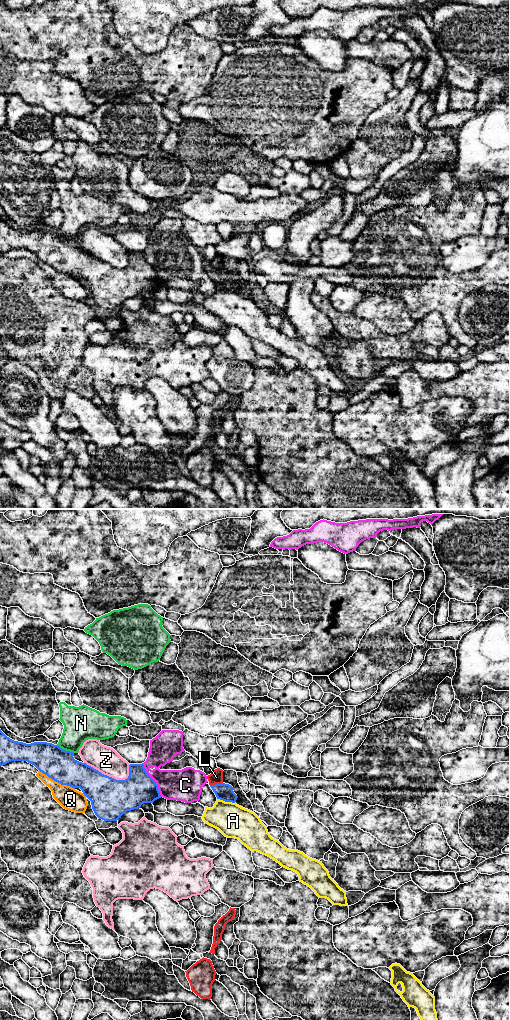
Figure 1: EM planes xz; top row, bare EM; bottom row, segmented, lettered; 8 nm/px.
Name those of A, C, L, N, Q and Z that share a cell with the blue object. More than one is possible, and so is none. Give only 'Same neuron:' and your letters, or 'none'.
Same neuron: none

